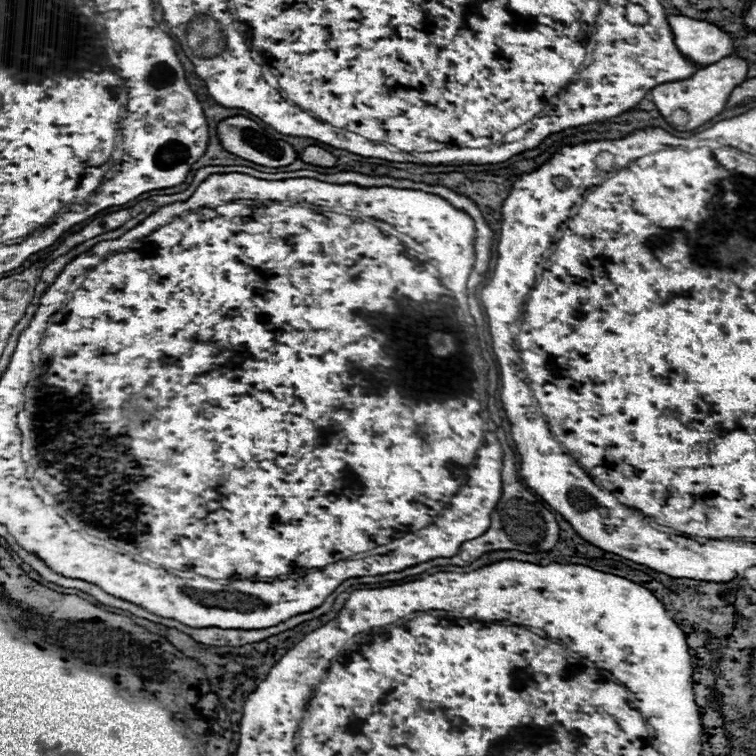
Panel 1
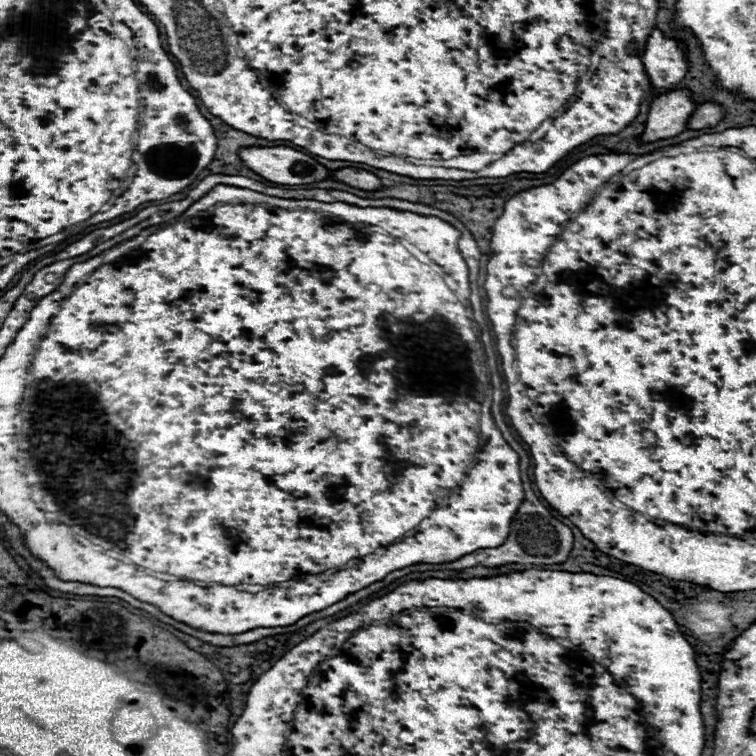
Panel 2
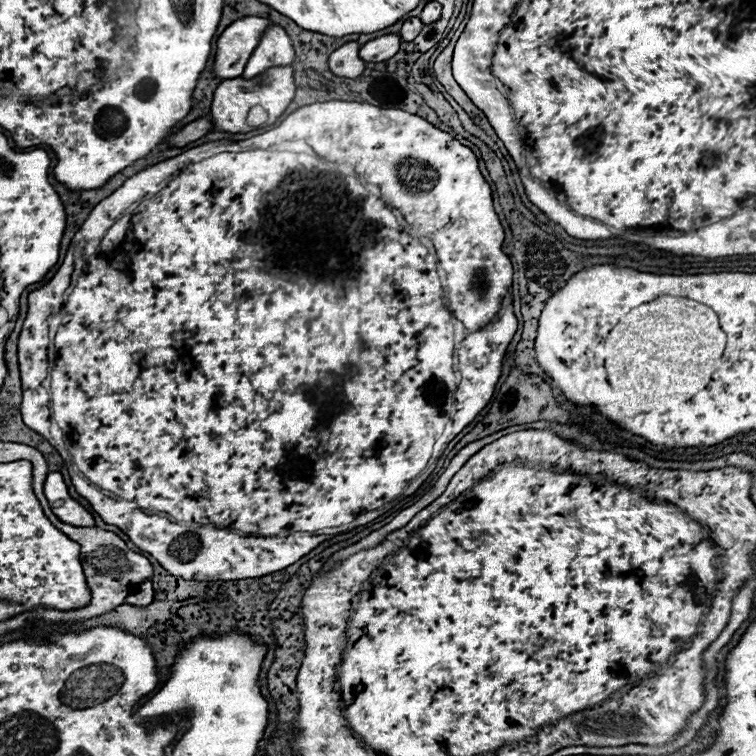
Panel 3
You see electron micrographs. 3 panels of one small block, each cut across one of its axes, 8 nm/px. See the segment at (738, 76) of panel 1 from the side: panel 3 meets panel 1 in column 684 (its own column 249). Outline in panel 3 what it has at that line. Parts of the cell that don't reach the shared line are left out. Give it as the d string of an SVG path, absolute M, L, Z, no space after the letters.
M274 66L264 70L264 74L258 74L250 80L238 76L230 80L222 80L222 84L216 88L214 102L212 102L212 118L214 128L220 132L250 132L250 126L246 122L250 108L262 106L268 112L268 124L274 124L282 112L288 108L288 104L294 100L296 84L294 84L294 70L292 66Z

